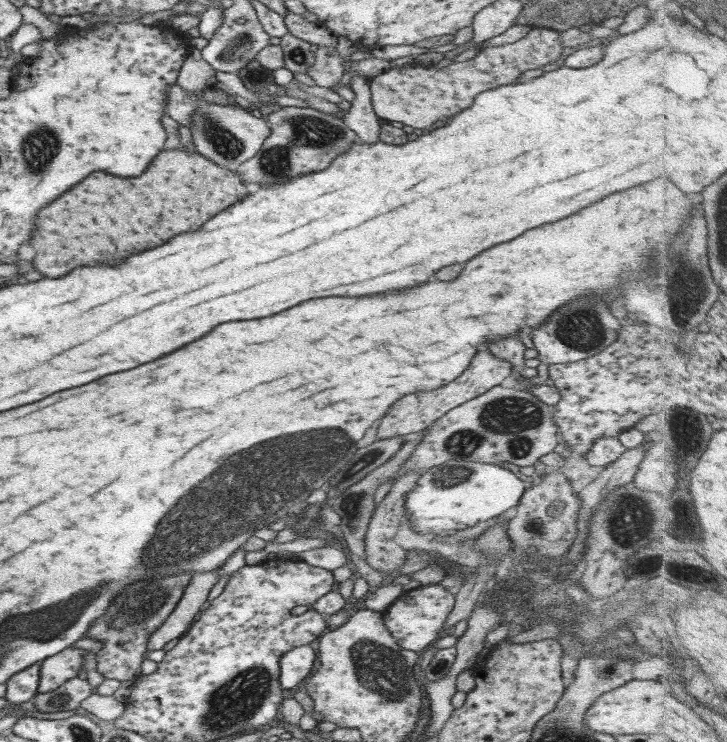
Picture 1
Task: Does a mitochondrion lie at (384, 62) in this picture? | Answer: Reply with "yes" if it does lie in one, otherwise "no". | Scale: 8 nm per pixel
no

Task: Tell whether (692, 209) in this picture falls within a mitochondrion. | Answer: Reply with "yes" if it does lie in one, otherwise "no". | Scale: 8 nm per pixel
no

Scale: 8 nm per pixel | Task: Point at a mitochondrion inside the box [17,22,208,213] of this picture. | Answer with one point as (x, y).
(40, 147)

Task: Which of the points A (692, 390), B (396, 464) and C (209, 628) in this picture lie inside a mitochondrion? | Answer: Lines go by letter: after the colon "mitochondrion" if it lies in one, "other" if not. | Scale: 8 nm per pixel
A: other
B: other
C: other

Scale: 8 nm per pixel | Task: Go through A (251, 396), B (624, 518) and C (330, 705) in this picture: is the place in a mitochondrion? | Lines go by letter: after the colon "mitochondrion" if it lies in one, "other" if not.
A: other
B: mitochondrion
C: other

